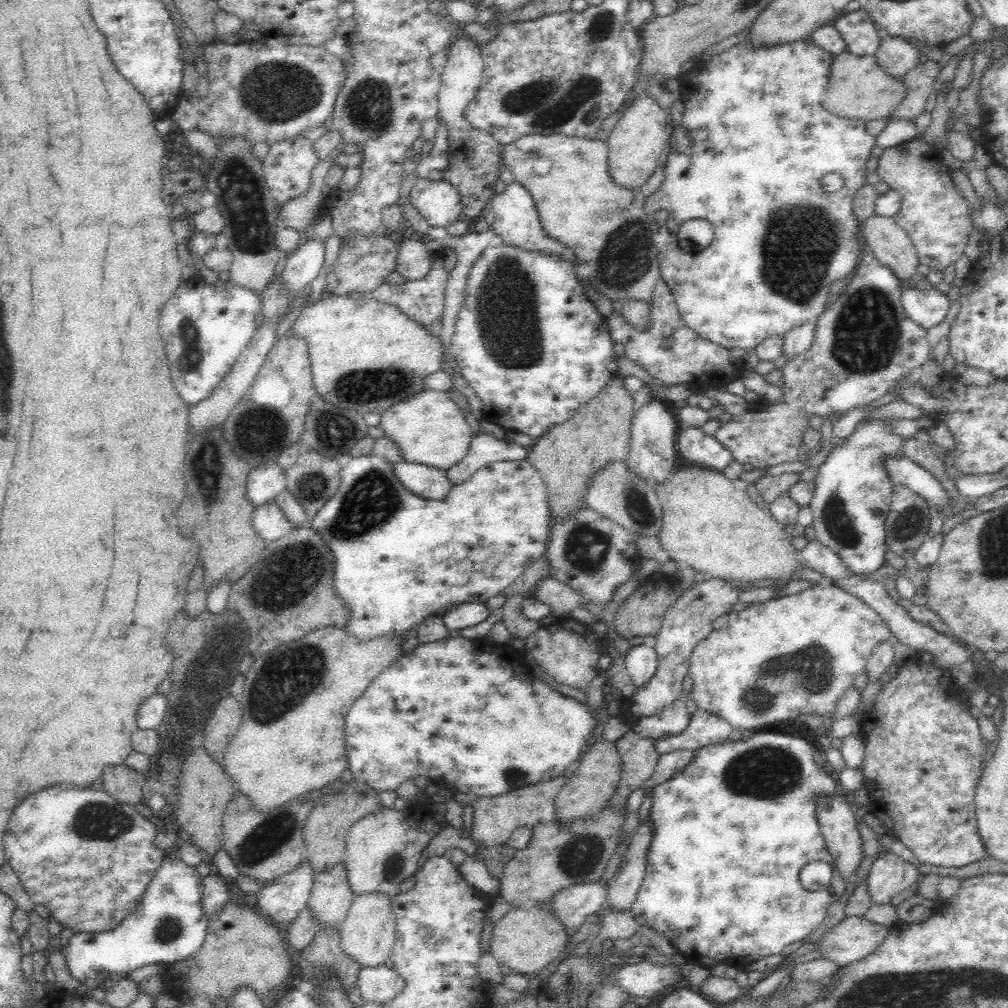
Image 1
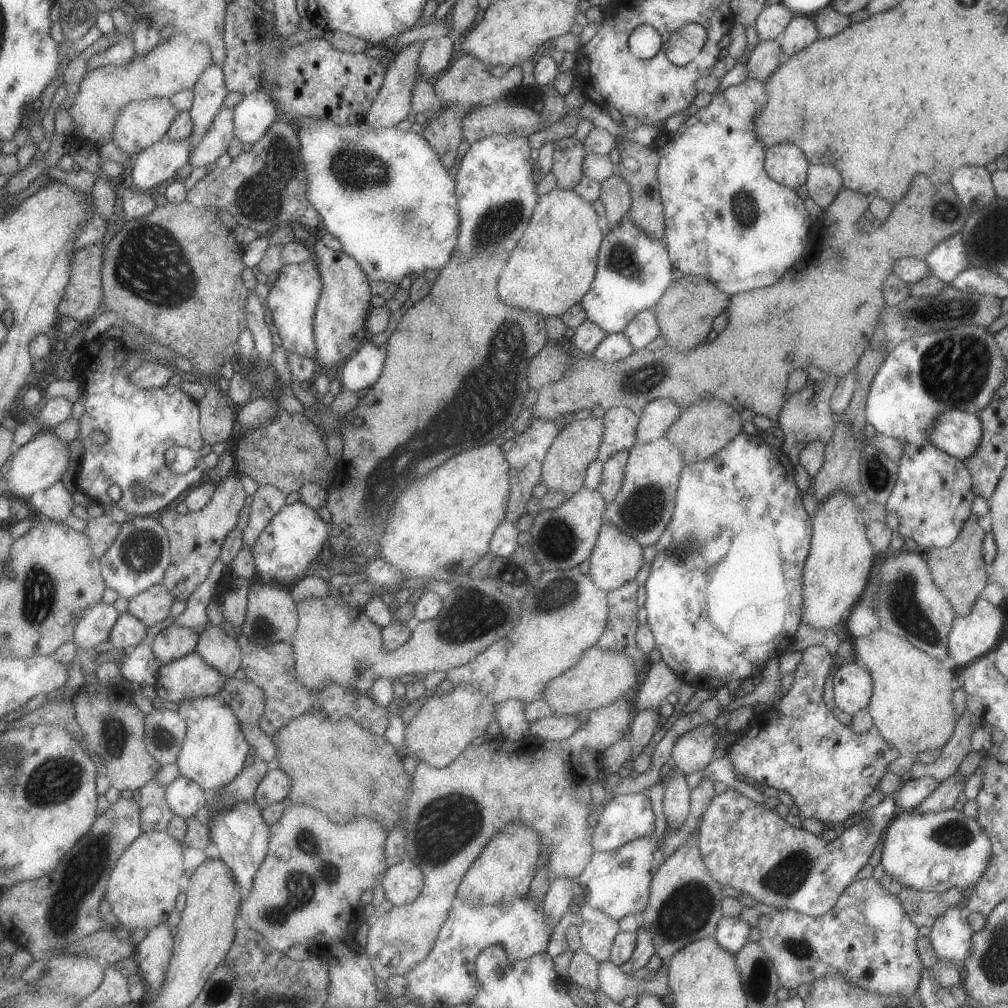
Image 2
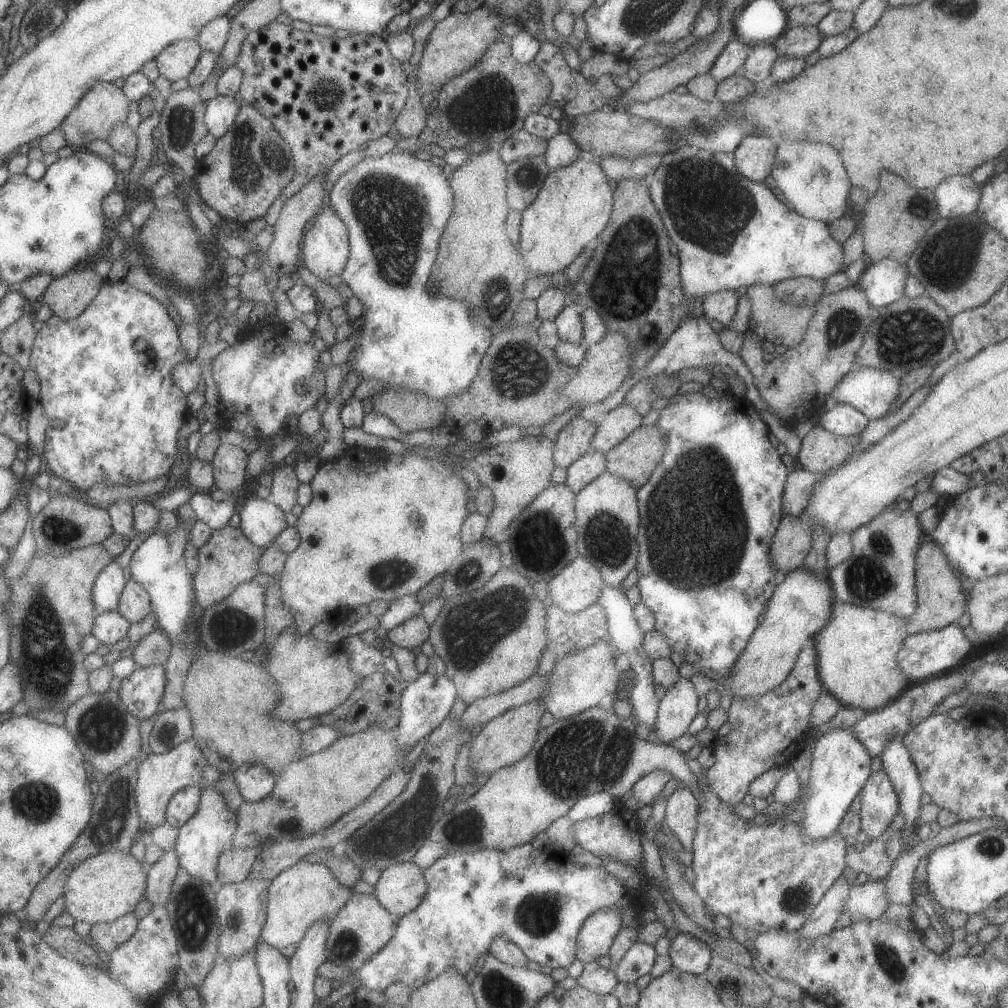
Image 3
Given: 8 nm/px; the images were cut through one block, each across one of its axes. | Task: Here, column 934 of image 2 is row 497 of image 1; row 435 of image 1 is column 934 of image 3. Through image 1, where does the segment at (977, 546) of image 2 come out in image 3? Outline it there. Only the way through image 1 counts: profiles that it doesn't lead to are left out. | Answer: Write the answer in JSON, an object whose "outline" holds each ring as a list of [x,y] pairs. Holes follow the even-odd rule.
{"outline":[[[921,539],[915,555],[915,588],[917,608],[907,622],[907,635],[934,631],[956,623],[965,610],[965,597],[961,590],[958,574],[947,562],[947,556],[930,539]]]}

